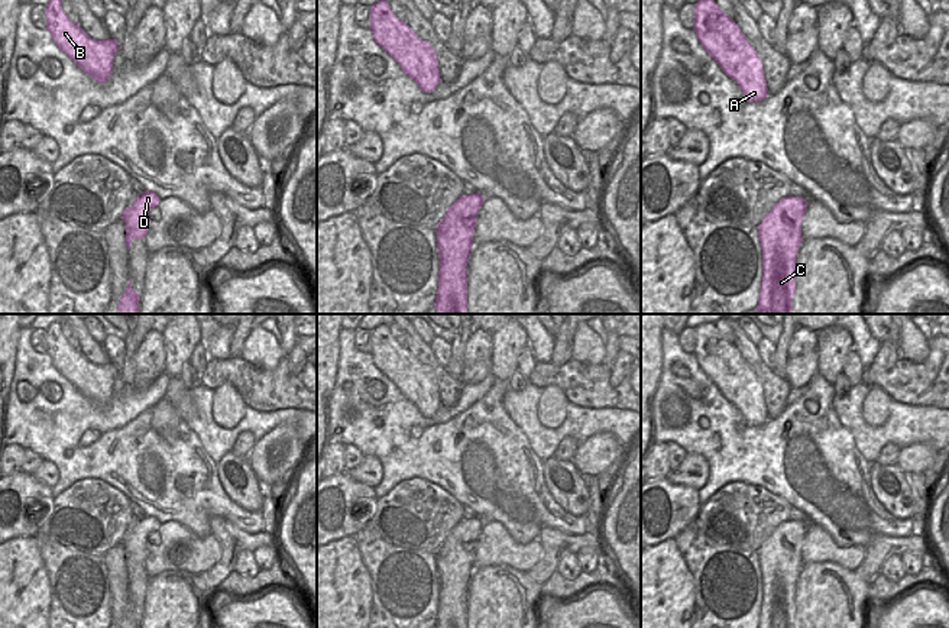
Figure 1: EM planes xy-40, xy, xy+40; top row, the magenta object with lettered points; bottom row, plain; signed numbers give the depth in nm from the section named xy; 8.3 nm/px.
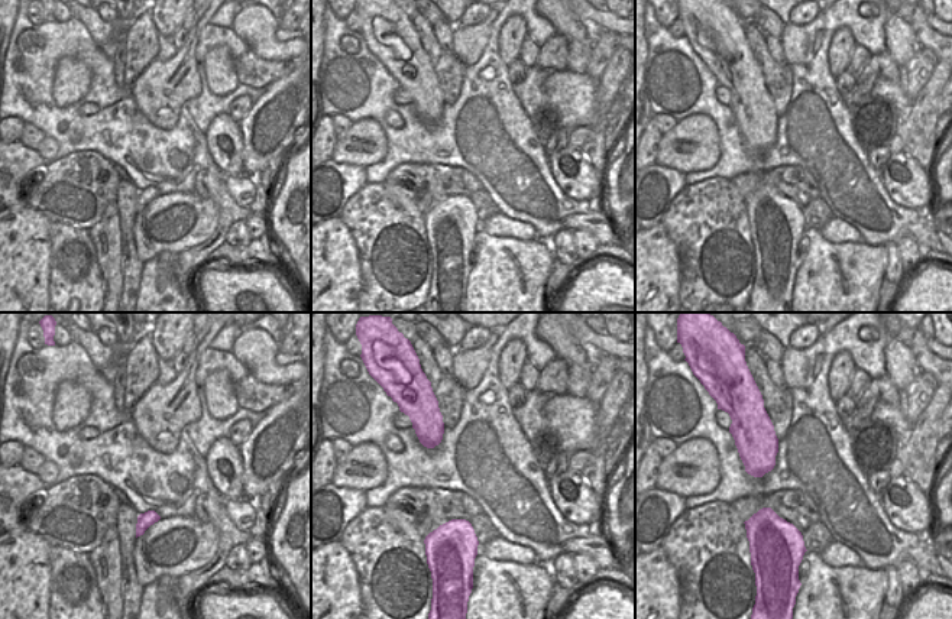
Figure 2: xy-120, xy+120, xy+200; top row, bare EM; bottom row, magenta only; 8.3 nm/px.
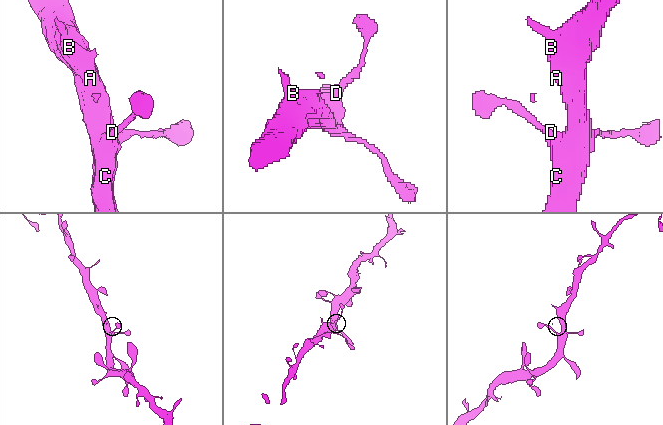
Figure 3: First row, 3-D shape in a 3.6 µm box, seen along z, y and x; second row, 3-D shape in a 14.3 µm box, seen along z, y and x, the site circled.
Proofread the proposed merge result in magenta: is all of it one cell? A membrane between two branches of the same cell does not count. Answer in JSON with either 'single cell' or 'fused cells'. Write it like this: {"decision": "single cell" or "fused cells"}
{"decision": "single cell"}

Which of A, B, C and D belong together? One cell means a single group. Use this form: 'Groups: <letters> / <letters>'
Groups: A B C D.

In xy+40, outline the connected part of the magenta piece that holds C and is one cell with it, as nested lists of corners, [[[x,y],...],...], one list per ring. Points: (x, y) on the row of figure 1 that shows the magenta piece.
[[[780,200],[758,226],[762,250],[762,282],[757,314],[793,314],[796,259],[803,243],[801,224],[807,201]]]

